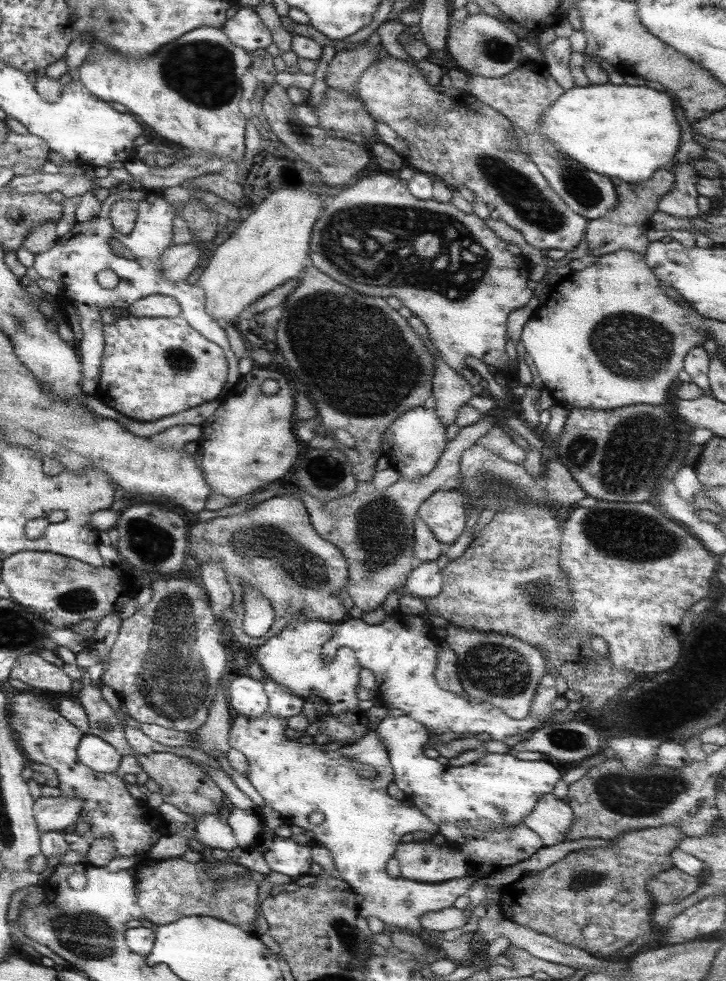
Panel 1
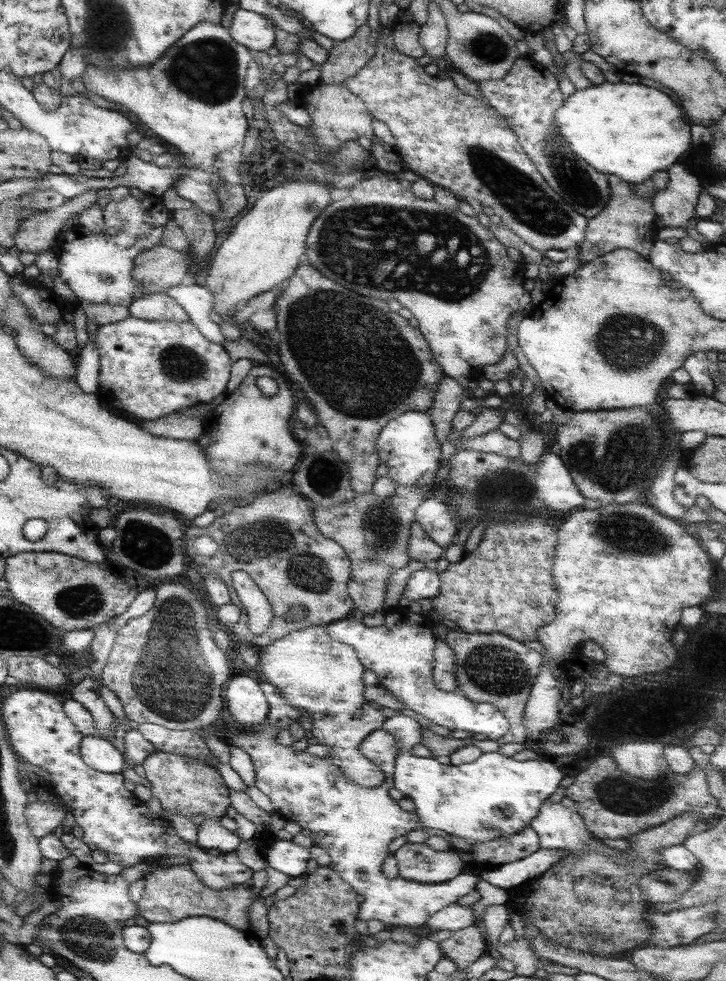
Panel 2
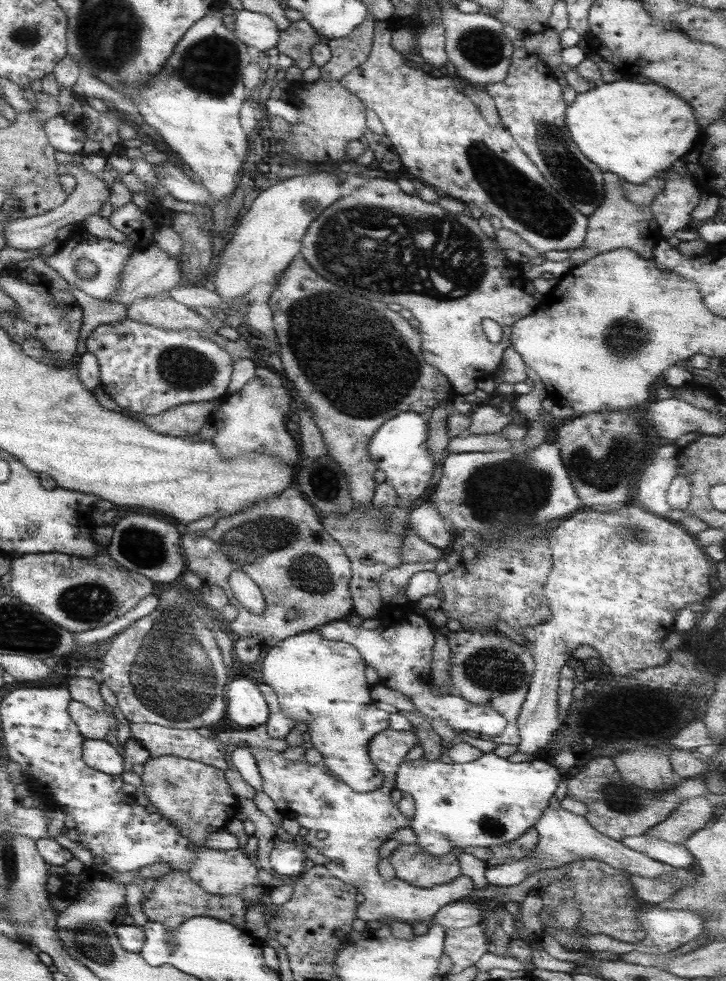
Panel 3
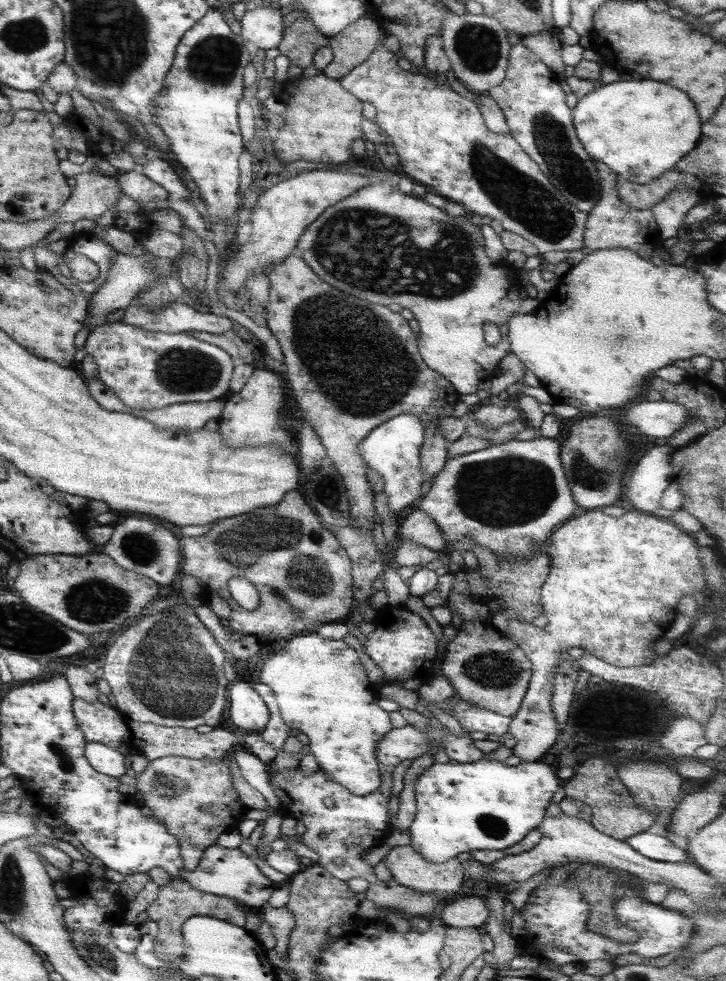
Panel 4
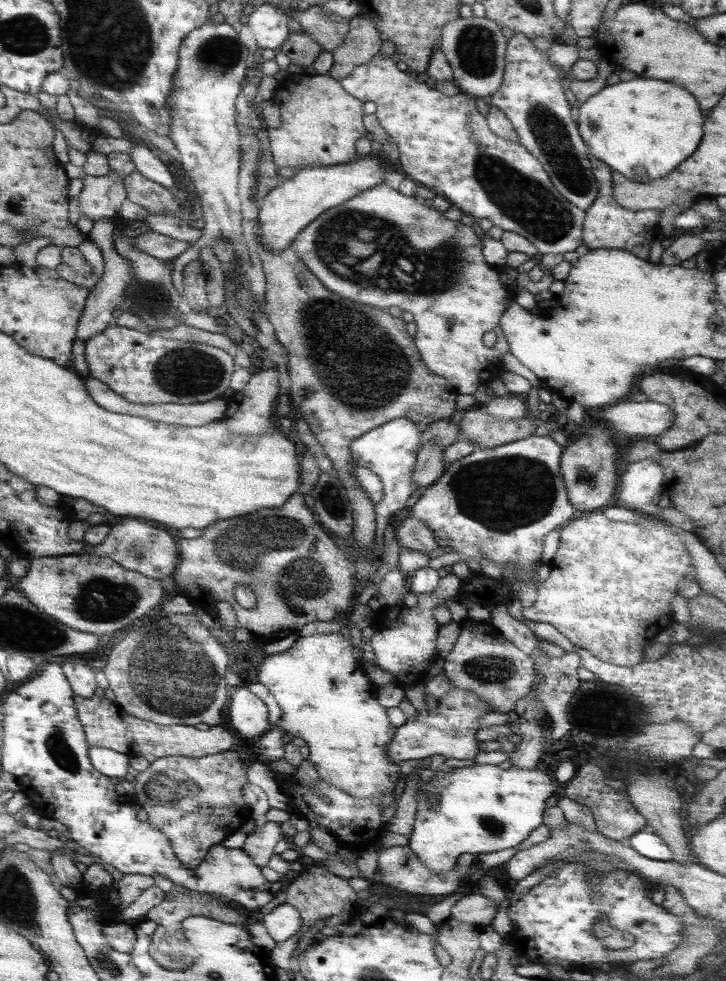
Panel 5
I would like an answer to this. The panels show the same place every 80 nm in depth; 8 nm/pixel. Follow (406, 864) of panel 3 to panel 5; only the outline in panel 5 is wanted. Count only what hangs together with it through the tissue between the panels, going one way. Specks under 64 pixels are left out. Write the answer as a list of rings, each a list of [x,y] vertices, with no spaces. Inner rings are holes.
[[[407,845],[392,846],[388,848],[380,848],[378,851],[377,865],[375,872],[381,874],[380,883],[392,887],[397,890],[411,892],[411,894],[428,894],[429,896],[441,896],[452,893],[461,880],[464,878],[459,876],[456,866],[445,872],[431,872],[421,864],[420,860],[409,850]]]

